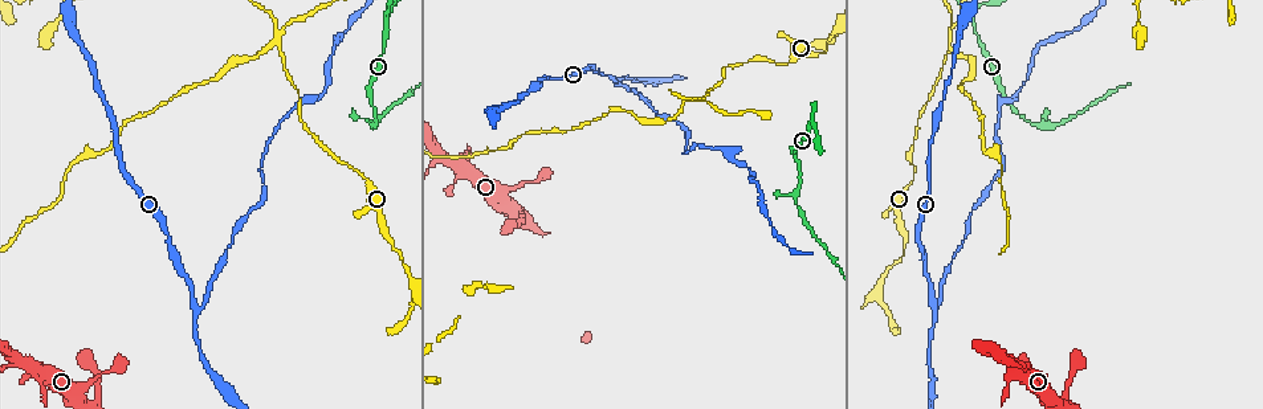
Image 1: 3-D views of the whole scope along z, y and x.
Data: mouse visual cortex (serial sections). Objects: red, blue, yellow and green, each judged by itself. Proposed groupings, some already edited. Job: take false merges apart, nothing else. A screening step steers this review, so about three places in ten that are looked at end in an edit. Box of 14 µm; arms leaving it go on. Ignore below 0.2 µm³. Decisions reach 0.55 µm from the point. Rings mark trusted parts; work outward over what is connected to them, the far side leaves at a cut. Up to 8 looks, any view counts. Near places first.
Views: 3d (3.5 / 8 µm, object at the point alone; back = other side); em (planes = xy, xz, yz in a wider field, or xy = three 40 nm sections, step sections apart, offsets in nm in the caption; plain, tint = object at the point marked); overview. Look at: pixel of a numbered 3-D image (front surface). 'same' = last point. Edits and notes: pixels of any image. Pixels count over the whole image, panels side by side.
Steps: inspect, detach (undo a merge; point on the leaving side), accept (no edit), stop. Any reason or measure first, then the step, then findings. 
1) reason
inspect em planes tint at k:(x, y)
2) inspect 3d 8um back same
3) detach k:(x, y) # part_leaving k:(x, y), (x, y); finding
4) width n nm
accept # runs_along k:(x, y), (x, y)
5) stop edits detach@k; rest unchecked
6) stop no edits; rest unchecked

two arms in line, one across
inspect 3d 3.5um at 1:(620, 83)

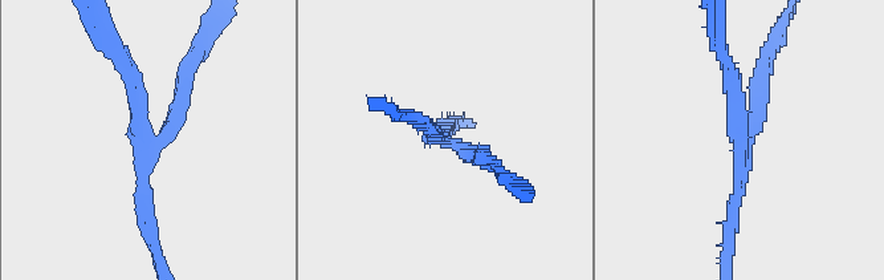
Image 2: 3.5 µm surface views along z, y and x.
need the tissue
inspect em xy step 2 tint at 2:(440, 135)

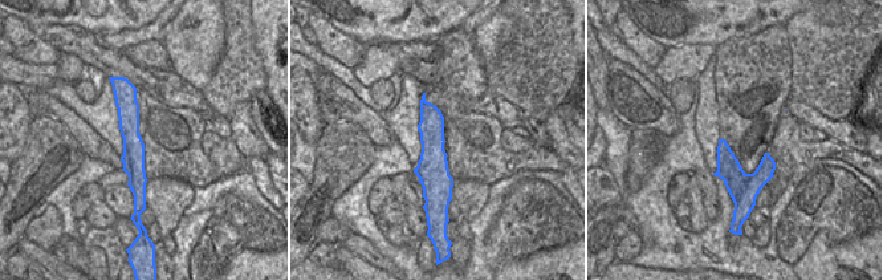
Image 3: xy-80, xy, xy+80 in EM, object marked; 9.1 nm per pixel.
inspect em xy step 3 tint same

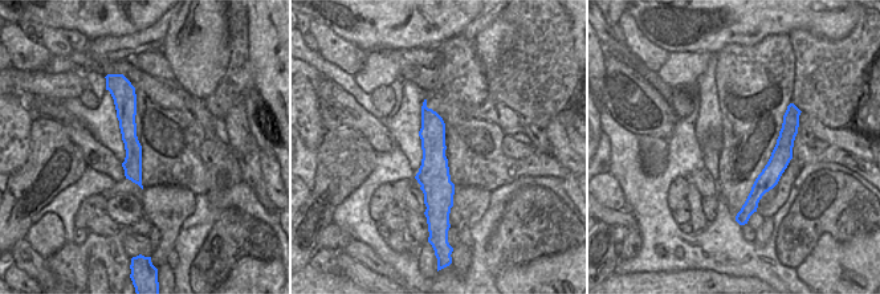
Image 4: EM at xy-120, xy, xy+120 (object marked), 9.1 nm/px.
detach 2:(760, 92) # a second cell is stuck on

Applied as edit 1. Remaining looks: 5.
inspect overview

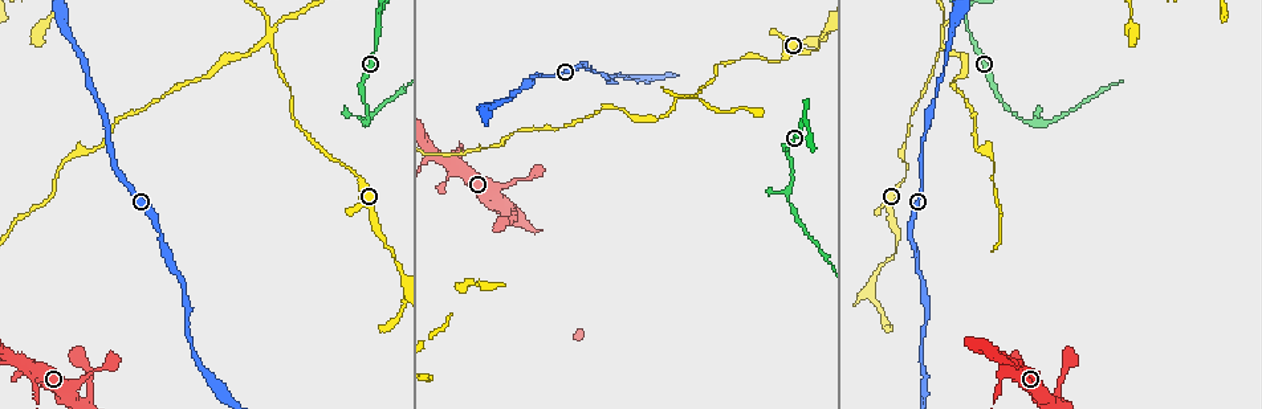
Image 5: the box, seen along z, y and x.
four arms meet
inspect 3d 3.5um at 5:(271, 39)

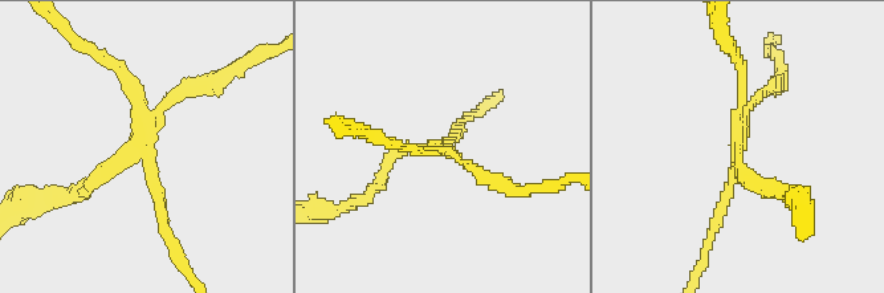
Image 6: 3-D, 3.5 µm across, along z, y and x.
arms 4; arm_widths 100, 150, 150, 200 nm
inspect em xy step 1 plain at 6:(141, 148)

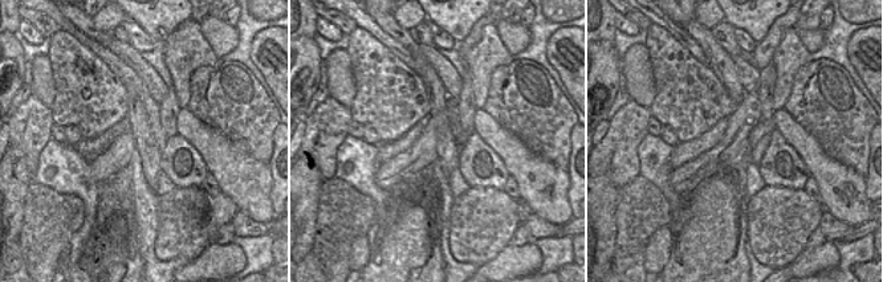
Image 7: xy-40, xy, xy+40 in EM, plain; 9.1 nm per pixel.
where the object lies
inspect em xy step 1 tint same

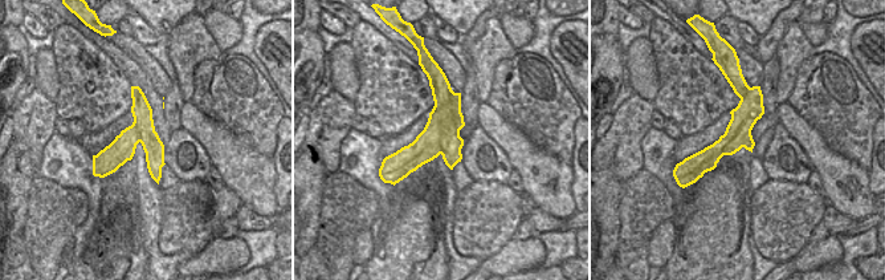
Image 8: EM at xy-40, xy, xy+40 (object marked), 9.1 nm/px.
detach 6:(96, 176) # border 8:(453, 92), (456, 106), (440, 132); two cells meet here

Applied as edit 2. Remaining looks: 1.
stop edits detach@2, detach@6; rest unchecked

